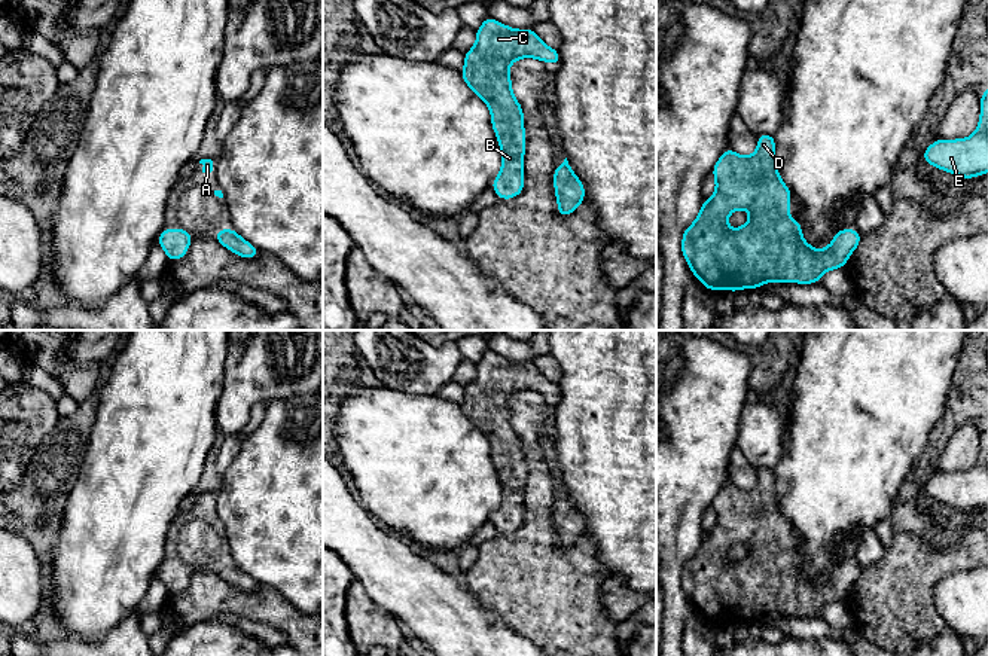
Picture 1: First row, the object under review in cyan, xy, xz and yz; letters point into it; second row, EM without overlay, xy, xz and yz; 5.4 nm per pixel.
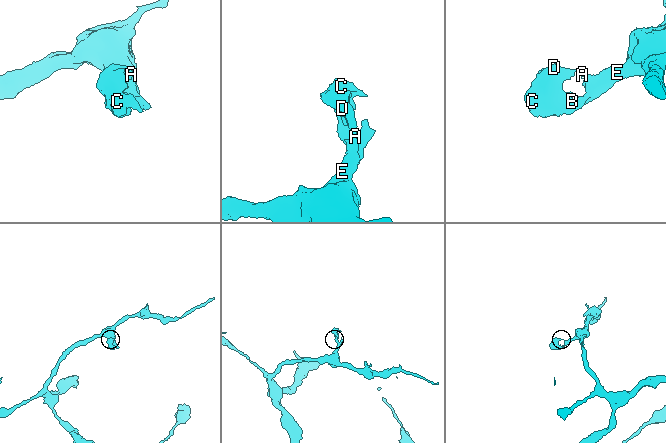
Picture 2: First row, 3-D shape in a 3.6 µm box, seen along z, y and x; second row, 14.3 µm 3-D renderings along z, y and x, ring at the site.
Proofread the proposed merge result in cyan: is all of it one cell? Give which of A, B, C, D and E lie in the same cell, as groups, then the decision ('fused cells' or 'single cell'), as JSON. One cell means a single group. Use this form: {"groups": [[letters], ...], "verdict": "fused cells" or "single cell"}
{"groups": [["A", "B", "C", "D", "E"]], "verdict": "single cell"}

